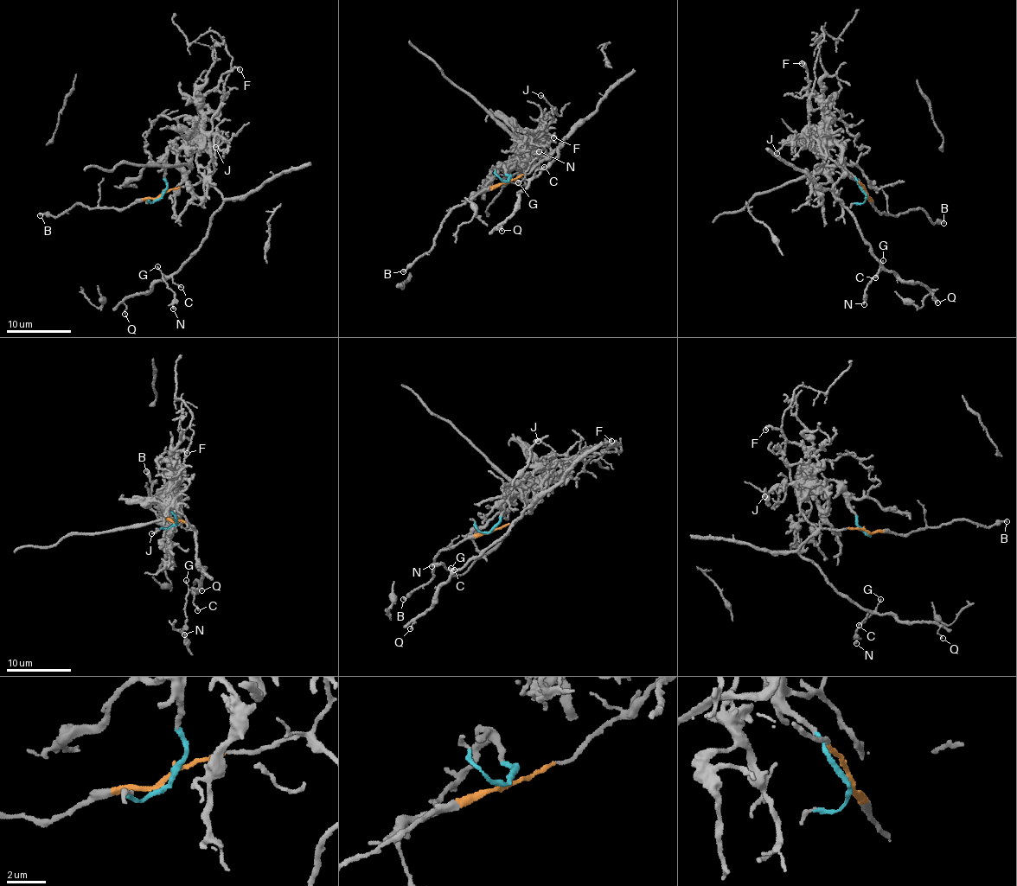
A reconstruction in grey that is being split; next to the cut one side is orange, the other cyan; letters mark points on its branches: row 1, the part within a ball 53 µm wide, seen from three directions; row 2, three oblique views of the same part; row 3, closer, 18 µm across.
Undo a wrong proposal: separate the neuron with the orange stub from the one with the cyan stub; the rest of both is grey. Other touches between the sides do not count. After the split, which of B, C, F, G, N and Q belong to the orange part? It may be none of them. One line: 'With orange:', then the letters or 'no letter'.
With orange: B, C, G, N, Q

